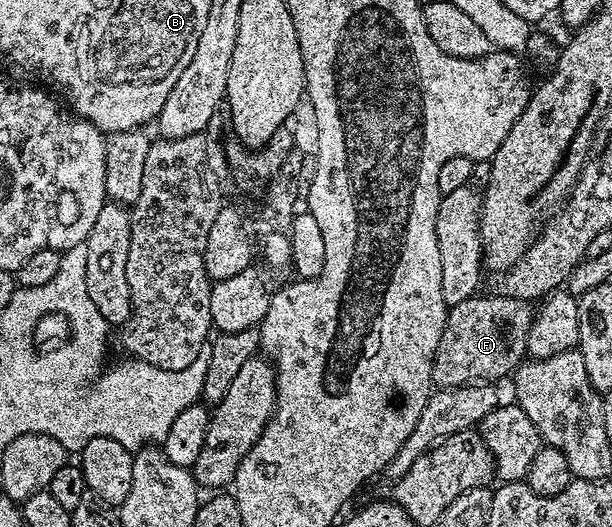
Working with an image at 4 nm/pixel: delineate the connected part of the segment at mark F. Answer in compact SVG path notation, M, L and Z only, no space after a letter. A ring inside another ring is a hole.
M505 295L482 296L469 297L463 303L451 306L447 312L442 346L434 361L434 382L441 388L497 381L500 377L511 376L525 360L527 335L535 315L533 304Z

